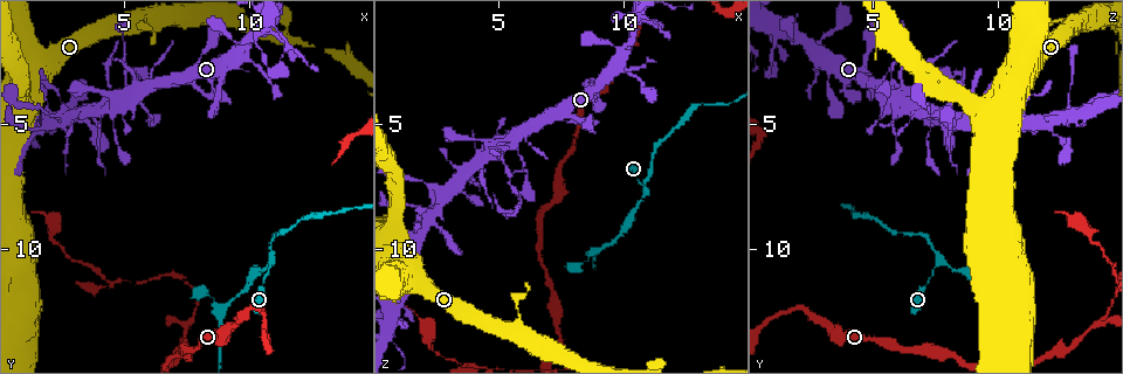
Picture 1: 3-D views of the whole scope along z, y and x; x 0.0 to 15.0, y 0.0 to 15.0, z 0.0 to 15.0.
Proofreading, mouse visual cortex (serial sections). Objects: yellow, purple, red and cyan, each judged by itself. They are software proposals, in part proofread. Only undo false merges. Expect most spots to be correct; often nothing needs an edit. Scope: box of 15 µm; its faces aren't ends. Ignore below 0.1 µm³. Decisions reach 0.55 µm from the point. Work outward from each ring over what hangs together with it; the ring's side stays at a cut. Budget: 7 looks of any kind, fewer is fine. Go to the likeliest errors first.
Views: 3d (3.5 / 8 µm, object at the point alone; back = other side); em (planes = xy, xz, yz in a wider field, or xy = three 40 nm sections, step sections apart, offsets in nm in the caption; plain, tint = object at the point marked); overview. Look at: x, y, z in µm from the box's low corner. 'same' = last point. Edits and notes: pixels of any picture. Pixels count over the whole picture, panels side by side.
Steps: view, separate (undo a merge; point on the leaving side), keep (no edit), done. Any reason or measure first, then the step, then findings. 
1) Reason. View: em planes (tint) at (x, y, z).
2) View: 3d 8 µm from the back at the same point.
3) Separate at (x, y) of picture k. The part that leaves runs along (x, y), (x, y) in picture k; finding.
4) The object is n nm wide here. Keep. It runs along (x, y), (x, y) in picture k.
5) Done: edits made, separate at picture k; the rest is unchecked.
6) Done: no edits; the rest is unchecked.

Abrupt turn. View: 3d 3.5 µm at (10.9, 10.5, 7.7).

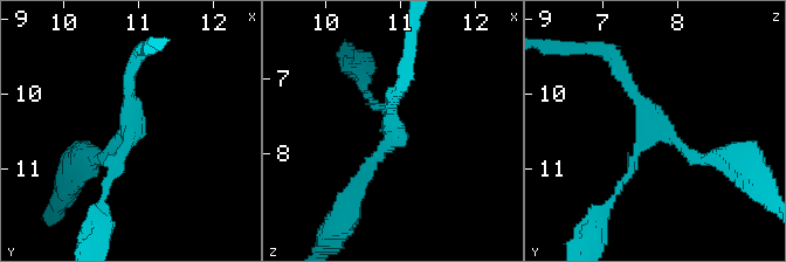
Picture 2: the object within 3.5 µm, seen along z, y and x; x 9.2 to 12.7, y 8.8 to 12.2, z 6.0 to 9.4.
3 arms meet here; the arms are 100, 200, 200 nm wide. View: em planes (tint) at (10.90, 10.45, 7.65).

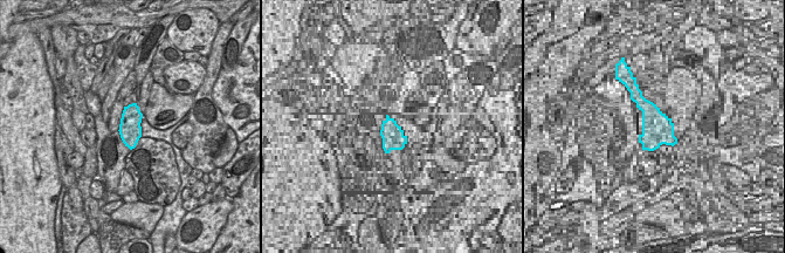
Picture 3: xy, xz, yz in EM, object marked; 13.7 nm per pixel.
View: em xy step 1 (tint) at the same point.

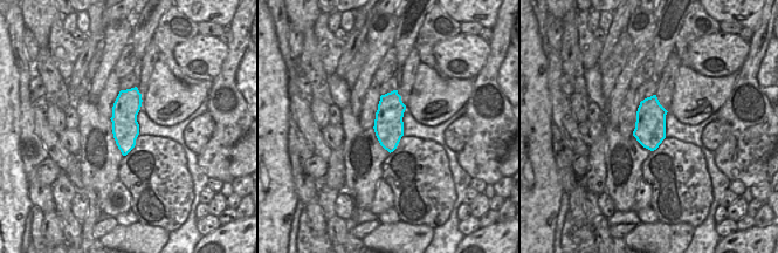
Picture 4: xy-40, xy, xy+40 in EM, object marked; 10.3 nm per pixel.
Keep. It runs along (615, 191), (652, 126), (711, 158) in picture 2; one cell here.

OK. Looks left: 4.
View: 3d 3.5 µm from the back at (8.9, 12.5, 10.0).

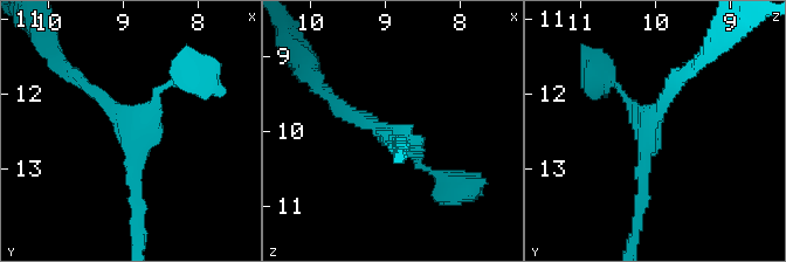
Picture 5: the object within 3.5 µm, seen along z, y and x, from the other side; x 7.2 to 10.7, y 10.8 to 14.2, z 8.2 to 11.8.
3 arms meet here; the arms are 100, 150, 200 nm wide; shape alone is not enough. View: em xy step 2 (tint) at (8.85, 12.50, 10.10).

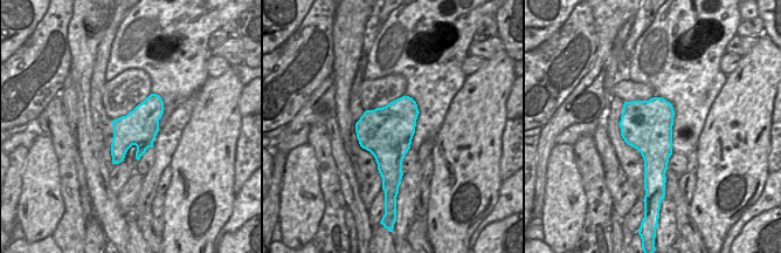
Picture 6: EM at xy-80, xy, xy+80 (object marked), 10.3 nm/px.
The object is 550 nm wide here. Keep. It runs along (342, 108), (392, 135), (439, 177) in picture 5; one cell here.

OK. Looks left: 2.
Sharp bend. View: 3d 8 µm at (5.4, 2.9, 7.2).

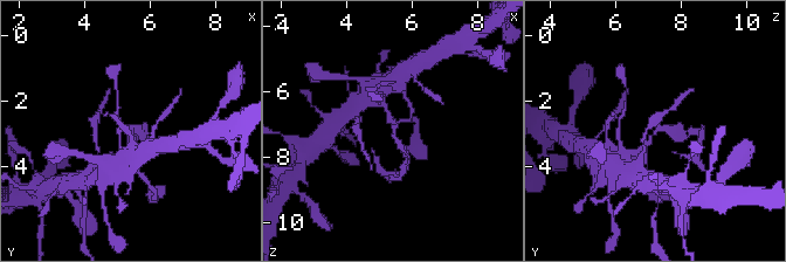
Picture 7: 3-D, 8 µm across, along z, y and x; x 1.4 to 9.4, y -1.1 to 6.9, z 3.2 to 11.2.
View: em xy step 3 (tint) at (5.4, 2.9, 7.3).

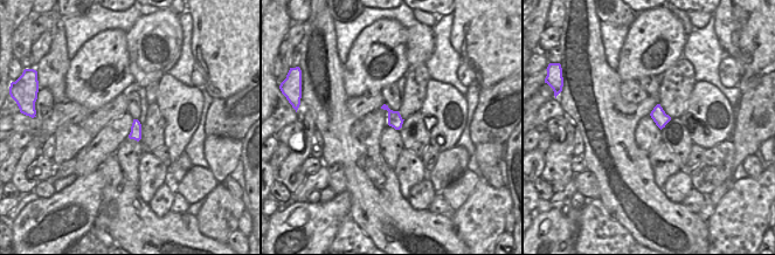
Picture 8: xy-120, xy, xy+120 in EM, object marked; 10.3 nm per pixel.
Keep. It runs along (387, 112), (407, 161) in picture 7; continuous, no second cell.

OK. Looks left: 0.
Done: no edits; the rest is unchecked.

